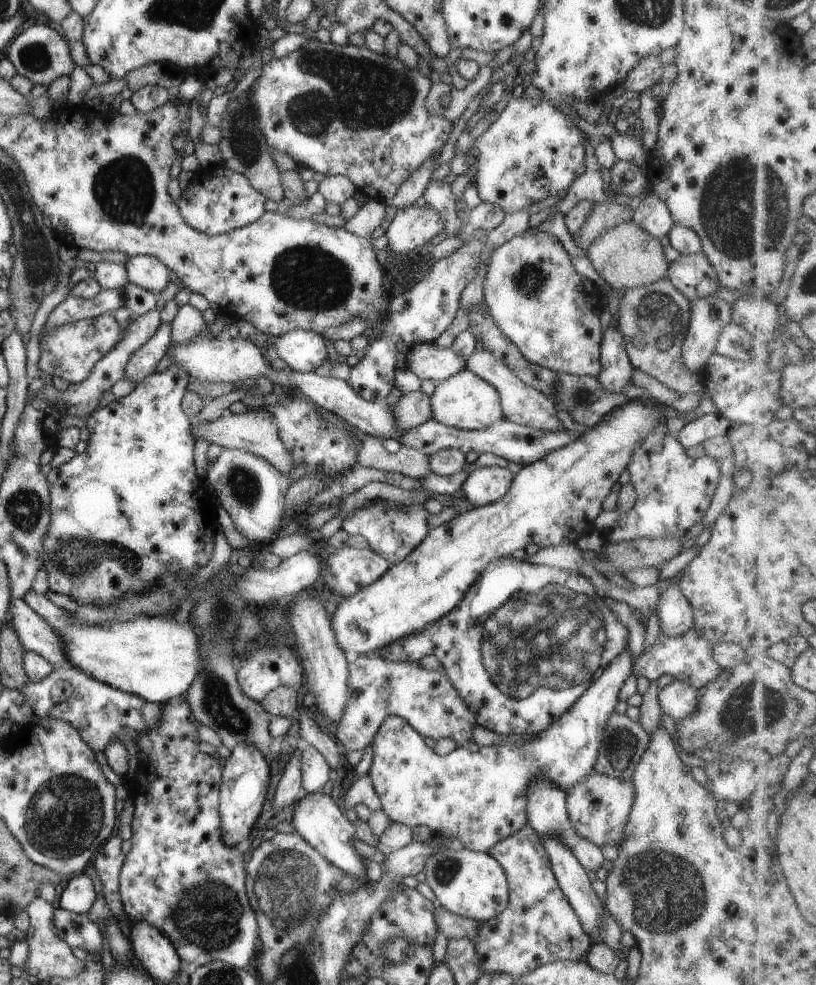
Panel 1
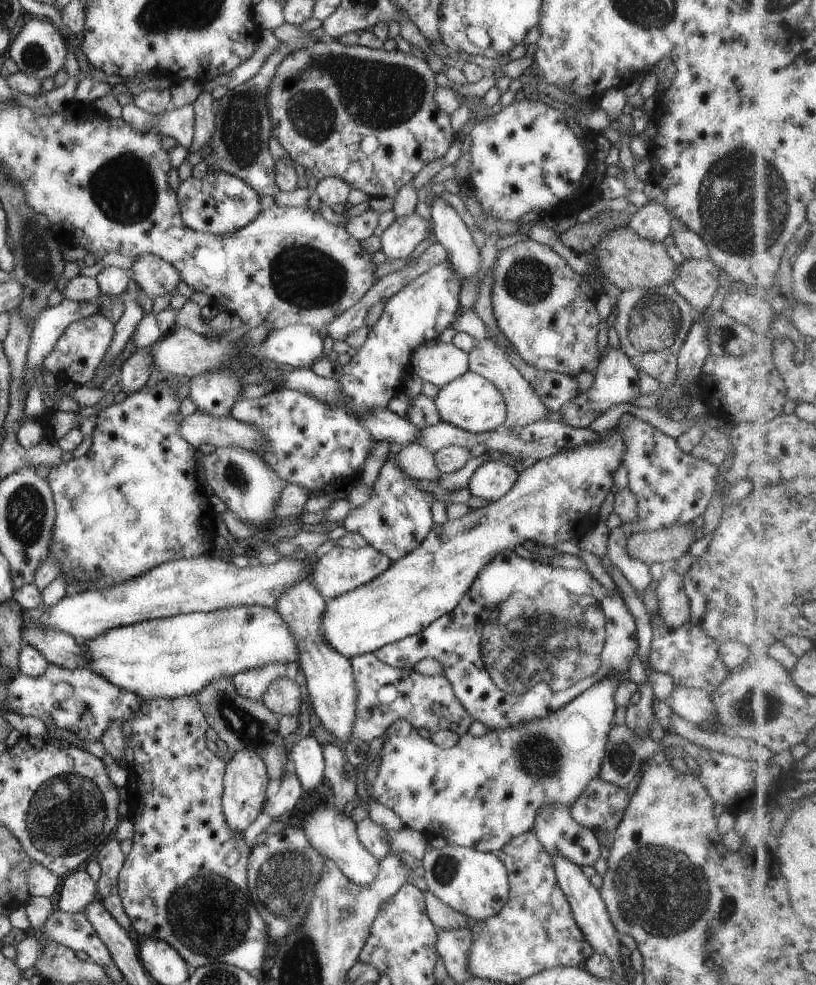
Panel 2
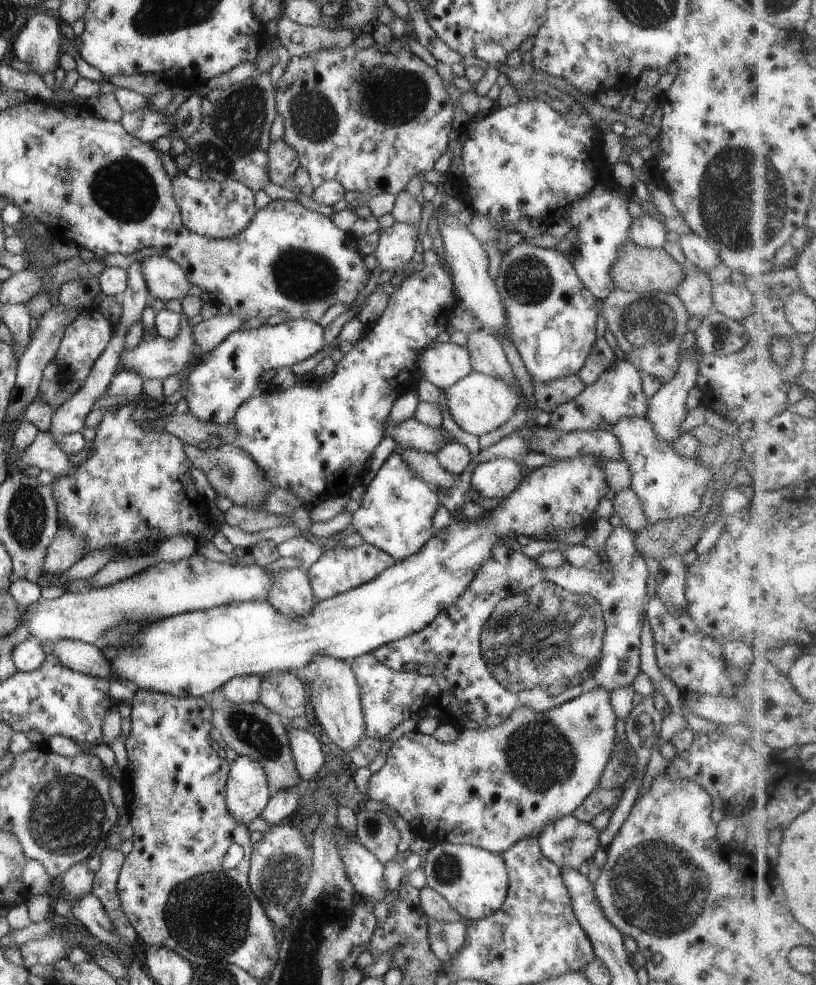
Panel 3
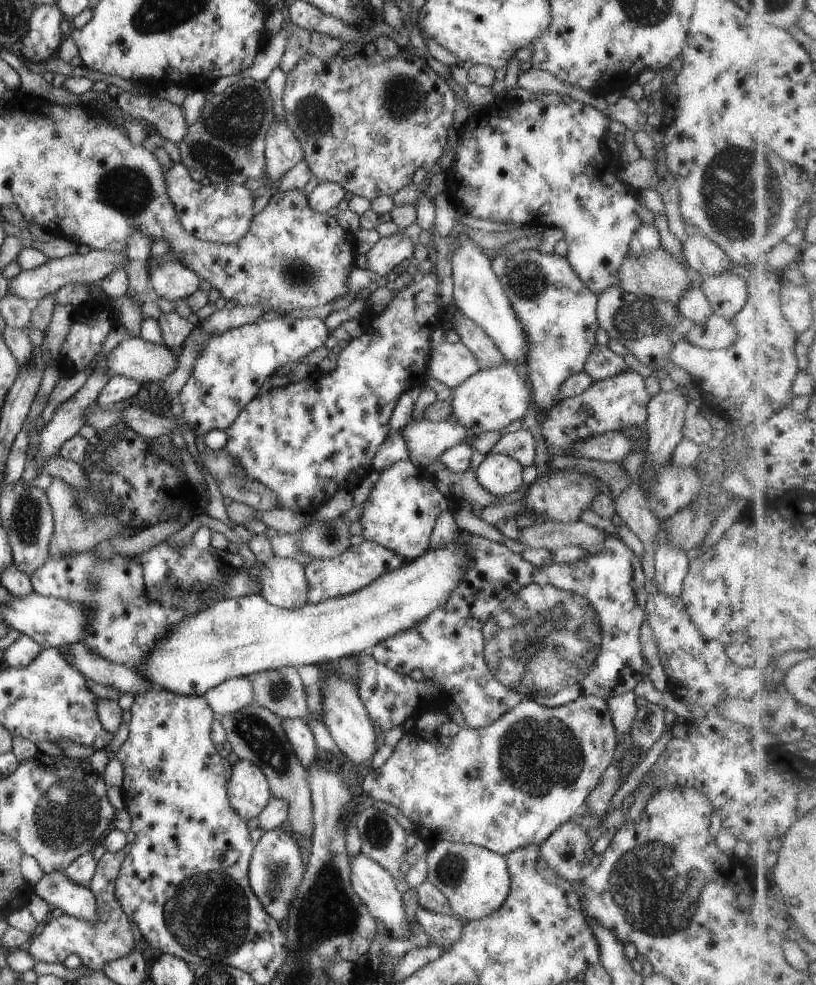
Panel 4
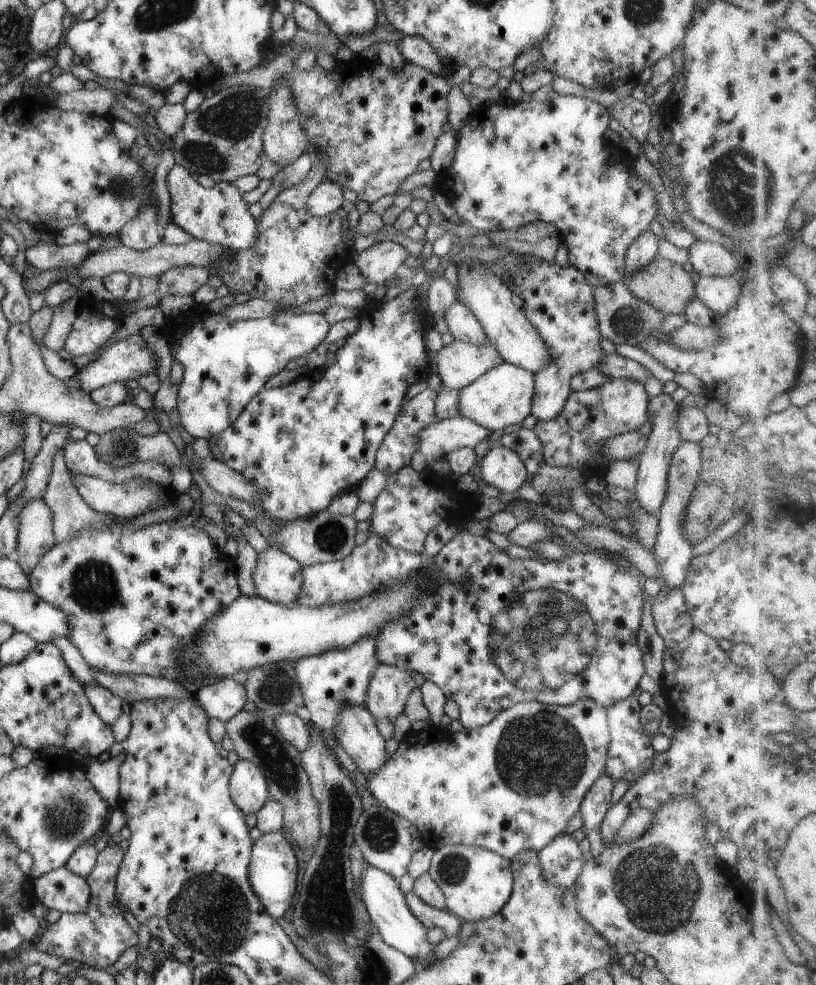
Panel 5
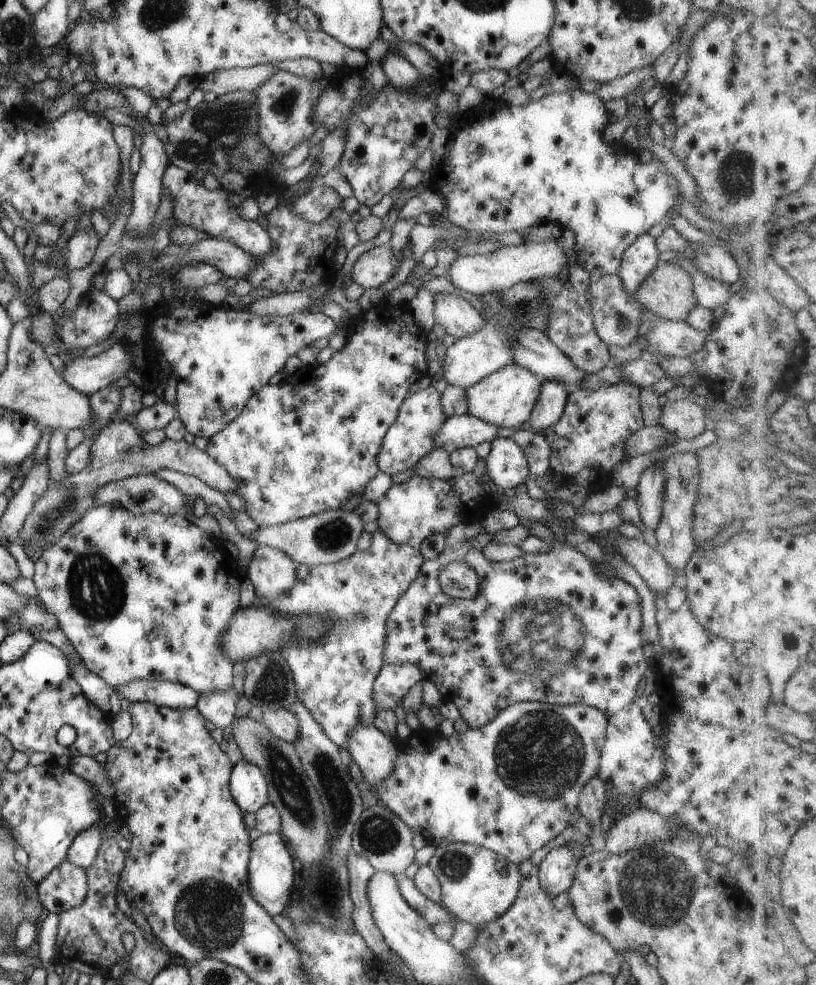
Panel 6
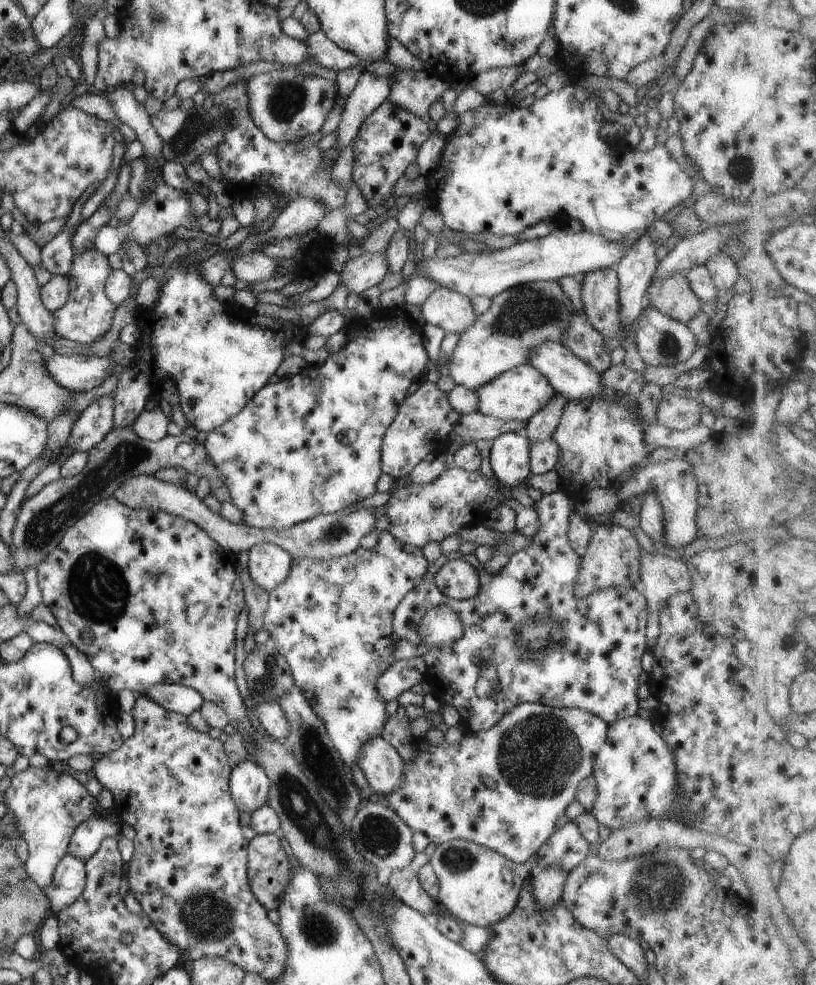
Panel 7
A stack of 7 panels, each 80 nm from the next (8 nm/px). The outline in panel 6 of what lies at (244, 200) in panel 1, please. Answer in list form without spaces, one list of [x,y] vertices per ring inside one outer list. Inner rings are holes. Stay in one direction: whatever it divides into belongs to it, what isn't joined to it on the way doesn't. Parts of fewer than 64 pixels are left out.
[[[171,163],[167,164],[160,182],[162,187],[173,196],[173,204],[175,204],[173,220],[175,222],[196,229],[202,235],[207,234],[211,239],[231,242],[237,248],[241,248],[255,257],[260,258],[273,248],[271,236],[267,234],[263,226],[259,226],[258,221],[241,220],[238,214],[239,204],[237,207],[231,208],[228,204],[228,197],[231,196],[231,193],[221,187],[218,187],[217,190],[205,190],[202,182],[195,181],[187,172]]]

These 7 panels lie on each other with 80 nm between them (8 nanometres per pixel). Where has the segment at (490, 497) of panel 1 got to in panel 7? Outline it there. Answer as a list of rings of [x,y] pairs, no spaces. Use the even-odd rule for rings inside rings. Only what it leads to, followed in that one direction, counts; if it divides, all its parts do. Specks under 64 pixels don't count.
[[[503,433],[489,442],[492,474],[505,487],[518,486],[530,474],[530,442],[523,433]]]

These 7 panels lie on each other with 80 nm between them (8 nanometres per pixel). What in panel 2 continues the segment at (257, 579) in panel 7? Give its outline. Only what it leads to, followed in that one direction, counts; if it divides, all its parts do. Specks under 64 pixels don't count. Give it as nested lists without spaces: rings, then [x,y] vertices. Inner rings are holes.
[[[301,579],[278,596],[273,608],[283,619],[289,632],[296,641],[298,650],[297,665],[305,676],[305,686],[308,698],[312,704],[313,713],[332,736],[347,744],[355,716],[355,697],[357,696],[350,660],[326,643],[320,629],[325,599],[317,589]]]

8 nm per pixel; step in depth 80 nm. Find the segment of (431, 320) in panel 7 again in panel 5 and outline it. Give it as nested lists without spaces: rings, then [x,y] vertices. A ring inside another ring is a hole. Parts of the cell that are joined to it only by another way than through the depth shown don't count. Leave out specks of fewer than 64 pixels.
[[[455,300],[445,309],[443,318],[454,340],[475,344],[475,346],[485,342],[486,337],[481,324],[477,322],[473,312],[463,302]]]

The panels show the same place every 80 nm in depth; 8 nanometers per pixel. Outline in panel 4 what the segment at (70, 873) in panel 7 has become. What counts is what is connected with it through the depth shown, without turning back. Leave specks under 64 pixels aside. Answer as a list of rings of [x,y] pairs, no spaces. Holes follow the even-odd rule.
[[[62,871],[44,874],[34,884],[33,892],[45,900],[51,909],[59,908],[65,915],[91,923],[98,918],[94,894],[88,888],[70,881]]]

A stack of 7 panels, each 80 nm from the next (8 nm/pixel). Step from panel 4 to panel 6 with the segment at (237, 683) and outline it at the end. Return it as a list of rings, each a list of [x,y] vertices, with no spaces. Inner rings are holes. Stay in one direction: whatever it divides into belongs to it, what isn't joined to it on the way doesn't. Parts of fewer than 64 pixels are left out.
[[[232,687],[227,688],[225,692],[205,692],[198,696],[196,708],[203,720],[221,729],[234,721],[235,704],[239,696]]]

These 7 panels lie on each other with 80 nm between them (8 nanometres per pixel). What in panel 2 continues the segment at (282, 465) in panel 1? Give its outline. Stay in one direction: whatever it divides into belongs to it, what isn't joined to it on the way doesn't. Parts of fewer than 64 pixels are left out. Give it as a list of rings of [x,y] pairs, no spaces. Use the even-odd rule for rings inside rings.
[[[197,410],[182,418],[180,435],[194,448],[200,444],[213,444],[253,451],[256,447],[261,449],[266,442],[260,428],[241,423],[231,415],[216,417]]]

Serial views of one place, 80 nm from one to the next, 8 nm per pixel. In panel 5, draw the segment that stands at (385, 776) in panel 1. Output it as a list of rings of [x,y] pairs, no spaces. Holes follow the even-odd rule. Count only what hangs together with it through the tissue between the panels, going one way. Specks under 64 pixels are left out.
[[[577,700],[571,705],[549,705],[535,701],[523,701],[511,704],[505,710],[501,710],[493,720],[474,729],[463,729],[461,732],[449,733],[440,728],[430,727],[422,731],[408,730],[401,741],[397,743],[397,749],[392,756],[387,758],[375,772],[366,777],[366,784],[370,794],[377,804],[383,805],[391,812],[397,813],[407,824],[413,824],[421,834],[424,845],[436,849],[440,845],[455,843],[460,845],[475,845],[482,849],[496,852],[506,860],[513,860],[513,856],[521,852],[537,852],[547,846],[553,838],[563,833],[567,822],[579,811],[579,806],[585,792],[595,783],[595,780],[605,770],[605,752],[609,744],[607,732],[606,708],[601,704],[595,704],[593,700]]]

